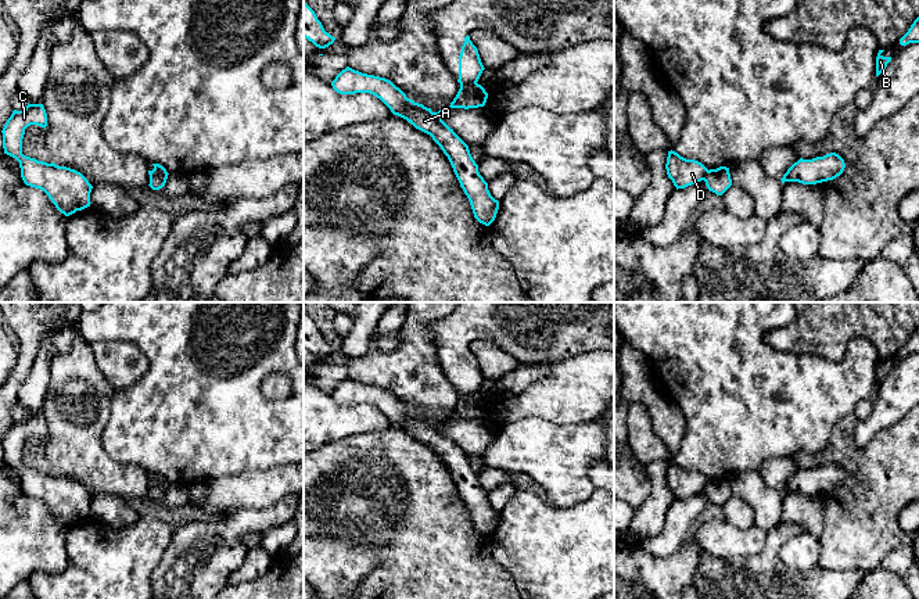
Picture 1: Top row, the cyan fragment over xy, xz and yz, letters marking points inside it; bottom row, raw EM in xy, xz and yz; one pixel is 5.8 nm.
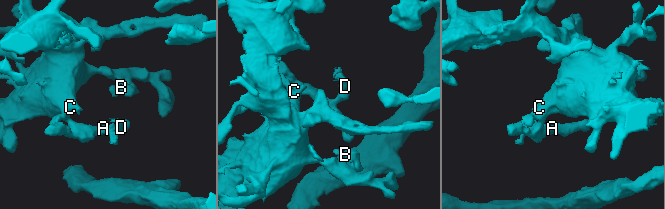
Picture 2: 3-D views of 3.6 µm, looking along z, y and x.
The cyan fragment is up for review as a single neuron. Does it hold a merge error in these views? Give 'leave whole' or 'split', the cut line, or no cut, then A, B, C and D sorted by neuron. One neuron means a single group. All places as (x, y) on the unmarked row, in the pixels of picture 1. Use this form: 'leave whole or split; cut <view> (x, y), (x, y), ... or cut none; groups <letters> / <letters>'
split; cut xy (165, 481), (150, 490); groups A B C / D

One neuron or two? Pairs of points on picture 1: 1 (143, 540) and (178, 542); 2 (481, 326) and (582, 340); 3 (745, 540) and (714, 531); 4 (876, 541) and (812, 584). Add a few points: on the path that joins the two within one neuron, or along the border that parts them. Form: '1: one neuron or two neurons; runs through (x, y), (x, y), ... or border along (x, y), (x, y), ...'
1: two neurons; border along (175, 531), (154, 571)
2: one neuron; runs through (506, 325), (557, 325)
3: one neuron; runs through (738, 540), (721, 538)
4: two neurons; border along (818, 565), (826, 569), (867, 571)

